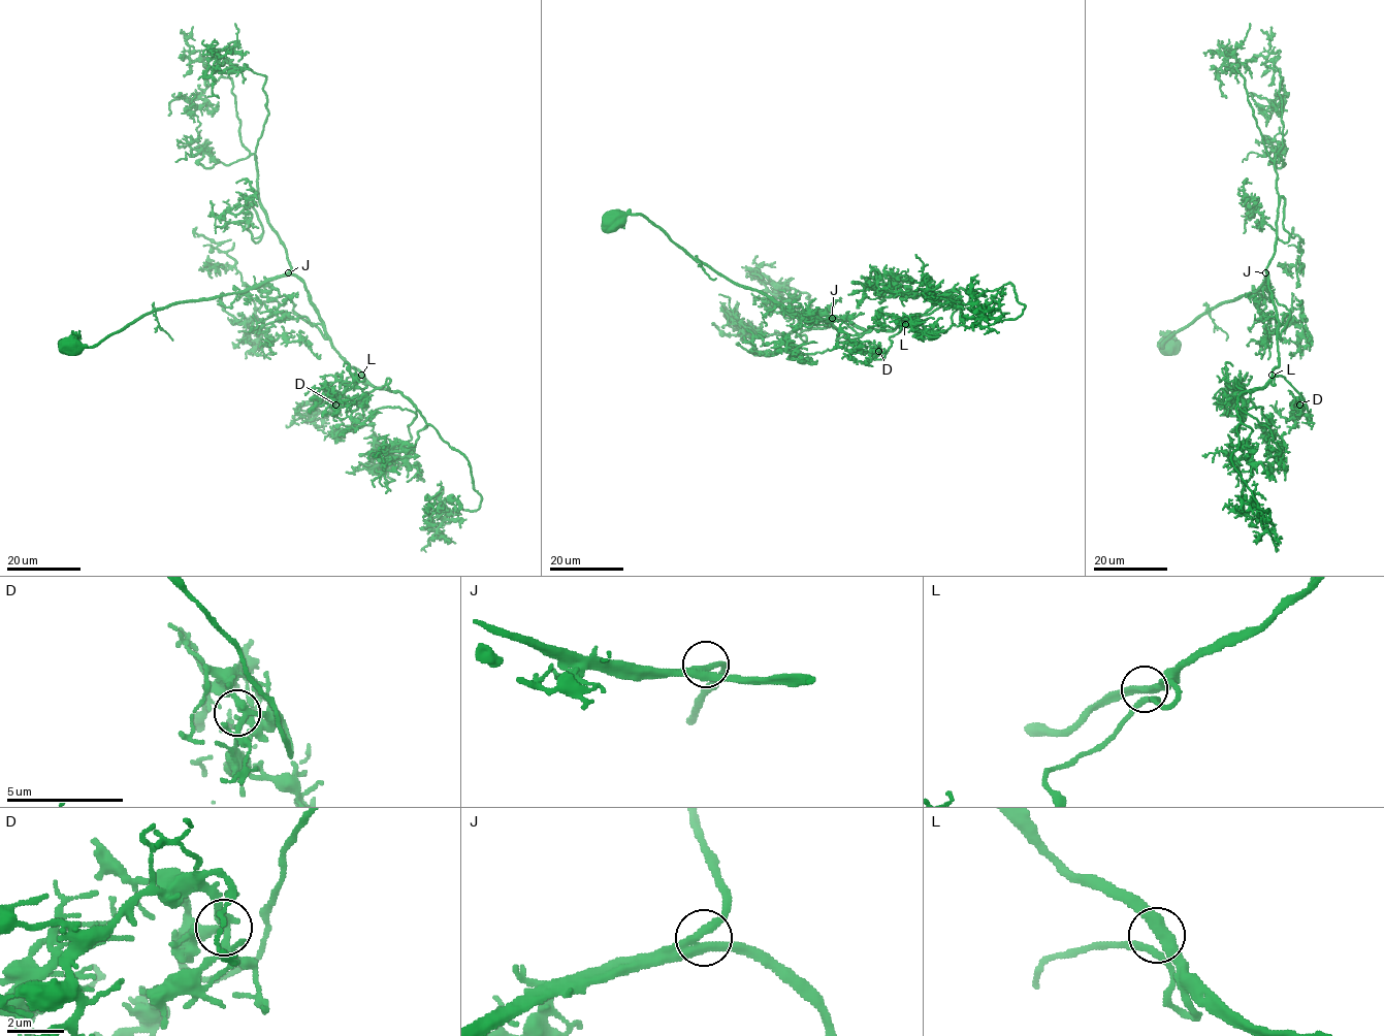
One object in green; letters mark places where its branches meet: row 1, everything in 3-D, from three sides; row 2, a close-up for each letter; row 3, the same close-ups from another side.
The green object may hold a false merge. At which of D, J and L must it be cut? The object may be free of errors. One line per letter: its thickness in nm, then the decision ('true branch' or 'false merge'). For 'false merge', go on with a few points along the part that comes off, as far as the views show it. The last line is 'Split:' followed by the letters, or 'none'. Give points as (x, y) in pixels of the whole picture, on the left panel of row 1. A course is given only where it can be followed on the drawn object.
D: calibre 260 nm; true branch
J: calibre 300 nm; true branch
L: calibre 280 nm; true branch
Split: none

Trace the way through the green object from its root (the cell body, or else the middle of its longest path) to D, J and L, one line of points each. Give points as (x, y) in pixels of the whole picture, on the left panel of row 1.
D: (69, 348), (95, 347), (152, 311), (257, 288), (286, 296), (360, 373), (335, 405)
J: (69, 348), (95, 347), (152, 311), (174, 303), (242, 292), (288, 272)
L: (69, 348), (95, 347), (152, 311), (257, 288), (265, 297), (286, 296), (293, 310), (361, 375)

